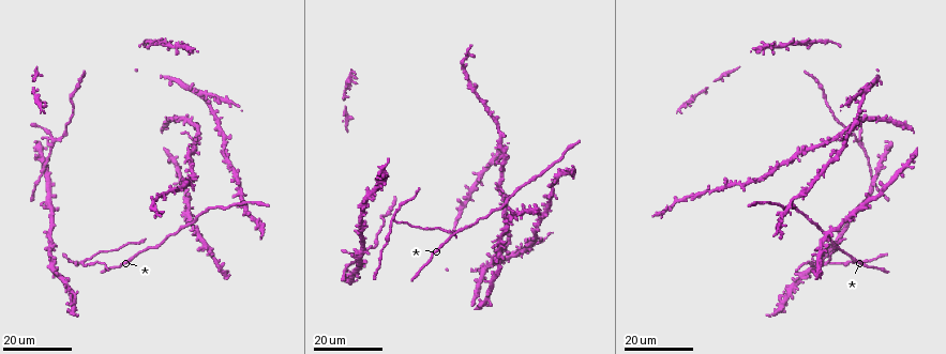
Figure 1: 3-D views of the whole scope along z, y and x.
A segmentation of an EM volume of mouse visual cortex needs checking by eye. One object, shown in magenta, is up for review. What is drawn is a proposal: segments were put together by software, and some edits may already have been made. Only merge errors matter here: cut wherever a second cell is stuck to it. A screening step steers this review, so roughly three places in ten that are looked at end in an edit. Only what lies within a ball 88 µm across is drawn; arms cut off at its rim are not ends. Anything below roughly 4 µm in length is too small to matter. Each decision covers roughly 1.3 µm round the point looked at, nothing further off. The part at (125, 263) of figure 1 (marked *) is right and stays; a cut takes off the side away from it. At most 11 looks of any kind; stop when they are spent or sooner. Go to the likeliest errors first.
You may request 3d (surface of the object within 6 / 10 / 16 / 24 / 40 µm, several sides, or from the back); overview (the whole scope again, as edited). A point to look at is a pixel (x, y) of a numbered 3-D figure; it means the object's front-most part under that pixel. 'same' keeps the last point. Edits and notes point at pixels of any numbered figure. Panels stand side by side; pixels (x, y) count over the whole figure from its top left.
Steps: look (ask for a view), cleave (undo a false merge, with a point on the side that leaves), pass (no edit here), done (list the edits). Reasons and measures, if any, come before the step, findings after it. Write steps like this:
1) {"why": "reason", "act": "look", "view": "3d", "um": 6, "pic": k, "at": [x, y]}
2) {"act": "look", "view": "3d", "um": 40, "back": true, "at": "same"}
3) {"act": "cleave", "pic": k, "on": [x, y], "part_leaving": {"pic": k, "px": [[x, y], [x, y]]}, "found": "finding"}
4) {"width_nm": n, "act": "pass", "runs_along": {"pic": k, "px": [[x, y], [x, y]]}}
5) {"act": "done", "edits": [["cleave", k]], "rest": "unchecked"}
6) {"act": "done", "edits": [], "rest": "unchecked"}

{"why": "four arms meet", "act": "look", "view": "3d", "um": 24, "pic": 1, "at": [54, 141]}

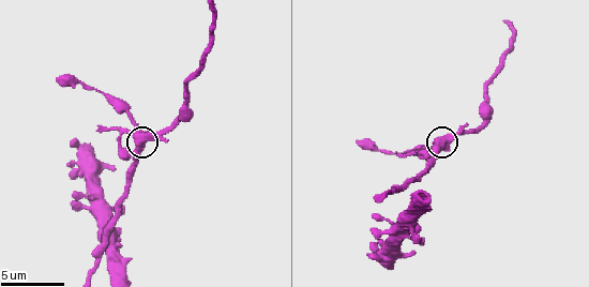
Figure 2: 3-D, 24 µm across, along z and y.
{"act": "look", "view": "3d", "um": 10, "pic": 2, "at": [142, 136]}

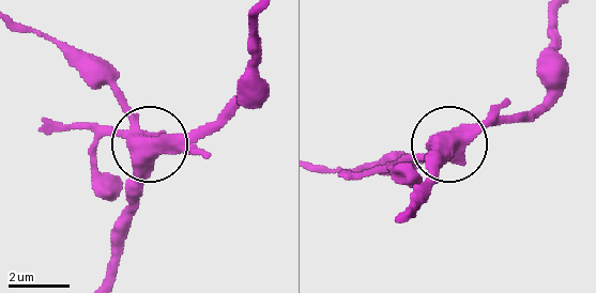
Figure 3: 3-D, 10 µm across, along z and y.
{"width_nm": 510, "act": "pass", "runs_along": {"pic": 3, "px": [[105, 274], [149, 136], [92, 70]]}, "found": "continuous, no second cell"}

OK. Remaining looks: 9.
{"why": "four arms meet", "act": "look", "view": "3d", "um": 16, "pic": 1, "at": [198, 232]}

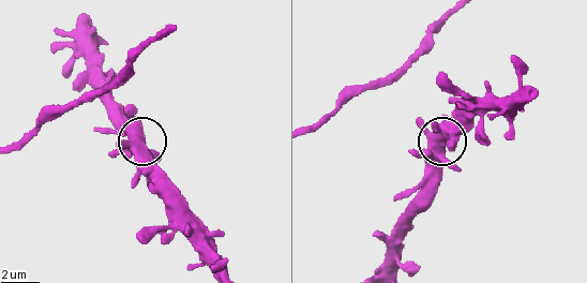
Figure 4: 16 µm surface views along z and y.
{"act": "look", "view": "3d", "um": 6, "pic": 4, "at": [143, 151]}

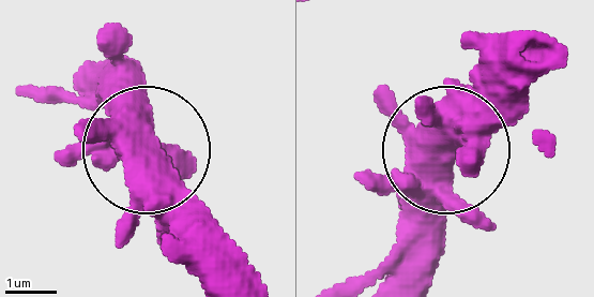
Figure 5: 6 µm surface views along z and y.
{"width_nm": 480, "act": "pass", "found": "all the same cell"}

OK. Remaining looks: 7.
{"why": "side arm on a straight run", "act": "look", "view": "3d", "um": 24, "pic": 1, "at": [392, 220]}

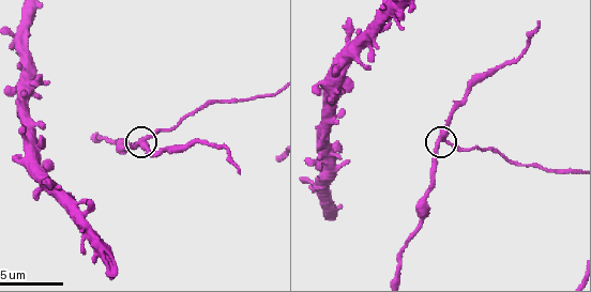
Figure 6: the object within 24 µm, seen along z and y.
{"act": "look", "view": "3d", "um": 6, "pic": 6, "at": [438, 144]}

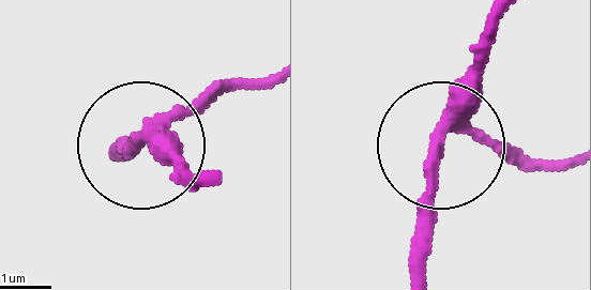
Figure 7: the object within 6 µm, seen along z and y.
{"arms": 3, "act": "cleave", "pic": 7, "on": [221, 94], "found": "a second cell is stuck on"}

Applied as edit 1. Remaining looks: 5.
{"act": "look", "view": "overview"}

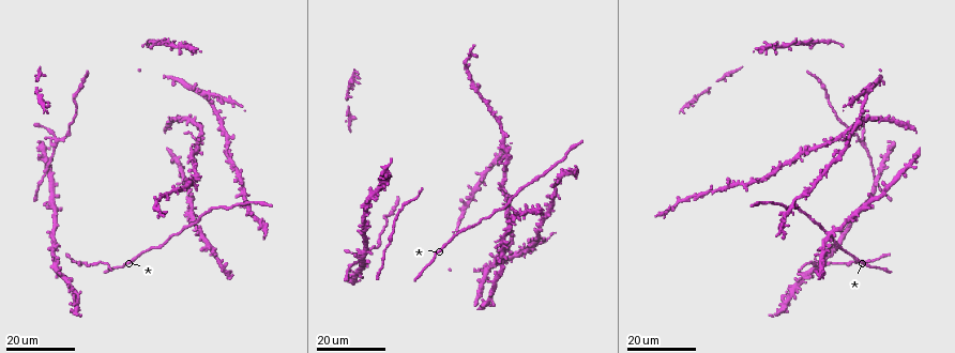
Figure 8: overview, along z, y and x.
{"act": "look", "view": "3d", "um": 16, "pic": 8, "at": [49, 168]}

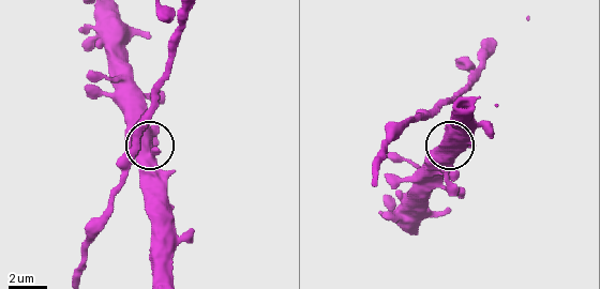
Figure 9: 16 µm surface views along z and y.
{"act": "look", "view": "3d", "um": 10, "pic": 9, "at": [154, 150]}

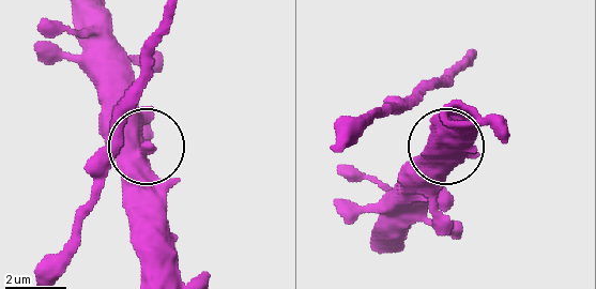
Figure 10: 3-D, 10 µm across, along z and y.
{"width_nm": 520, "act": "pass", "found": "one cell here"}

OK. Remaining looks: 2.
{"act": "look", "view": "3d", "um": 6, "pic": 6, "at": [323, 117]}

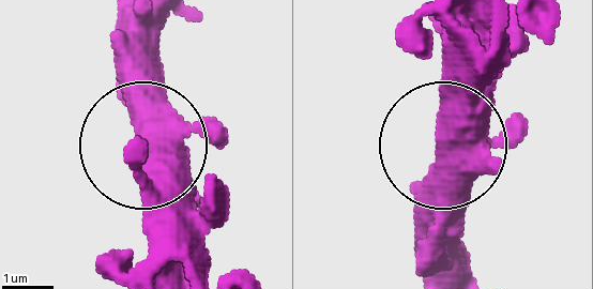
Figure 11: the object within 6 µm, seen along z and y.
{"width_nm": 640, "act": "pass", "found": "all the same cell"}

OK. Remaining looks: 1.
{"act": "done", "edits": [["cleave", 7]], "rest": "unchecked"}

